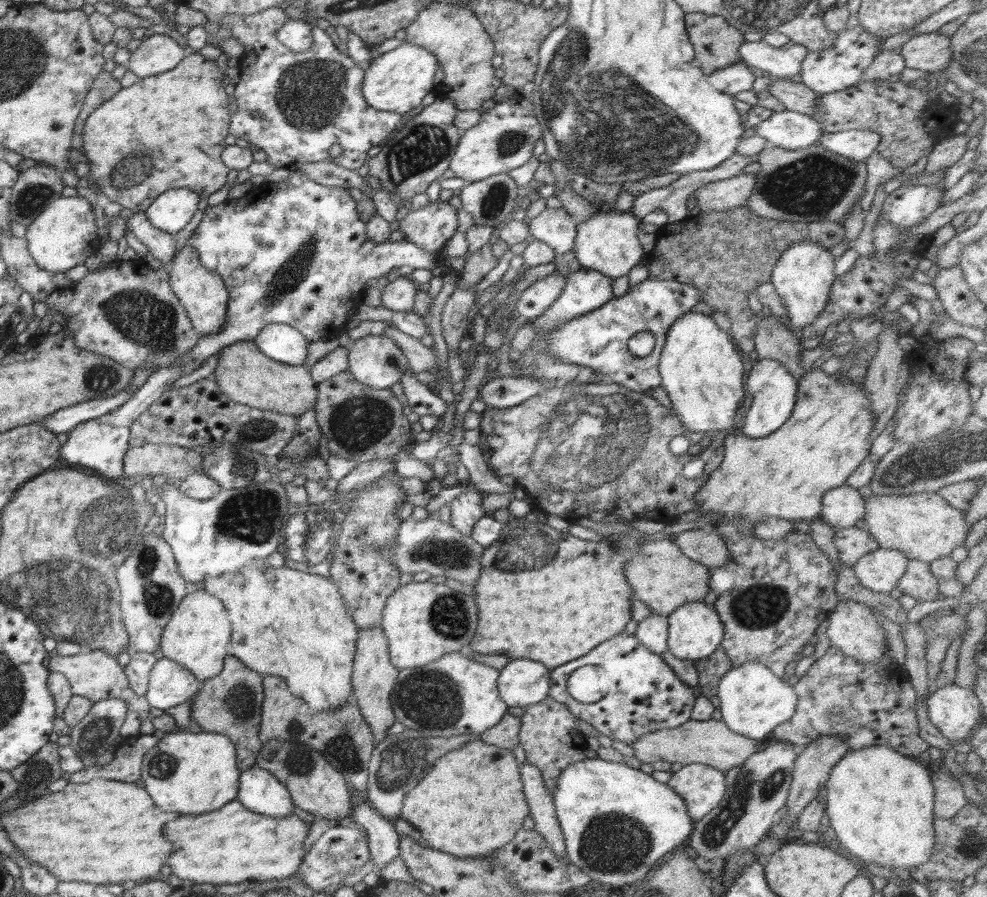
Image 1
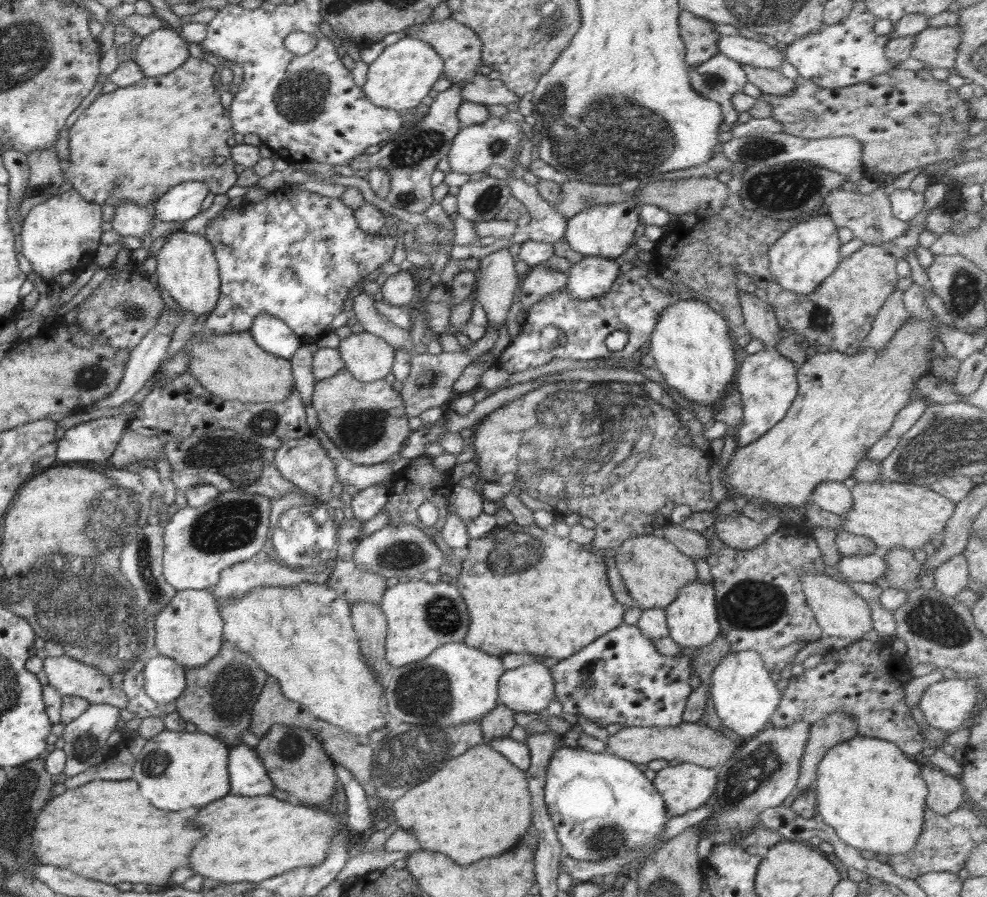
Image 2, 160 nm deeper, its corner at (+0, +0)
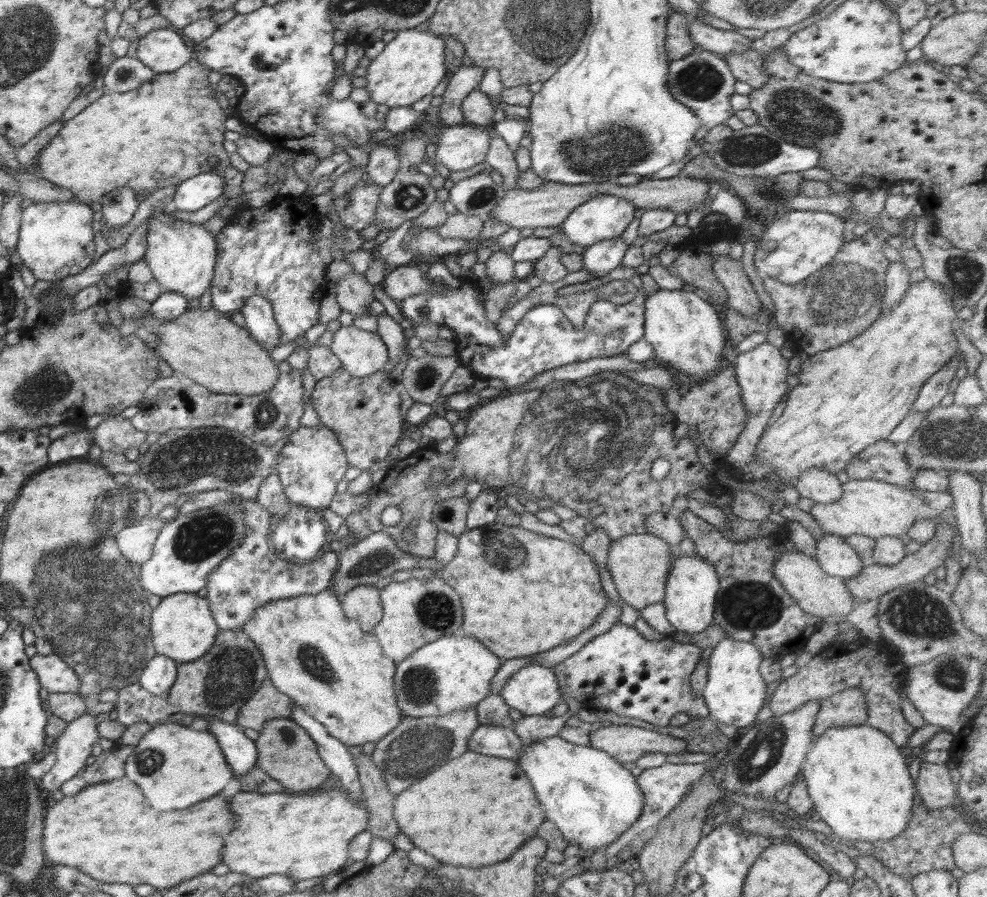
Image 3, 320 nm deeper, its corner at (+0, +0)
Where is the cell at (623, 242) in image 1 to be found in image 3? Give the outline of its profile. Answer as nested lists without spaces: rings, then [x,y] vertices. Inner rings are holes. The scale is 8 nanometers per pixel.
[[[614,195],[593,196],[590,200],[574,207],[572,212],[561,224],[561,232],[564,233],[574,244],[590,246],[601,240],[621,237],[626,227],[632,222],[632,219],[639,214],[639,210],[630,201],[618,198]]]

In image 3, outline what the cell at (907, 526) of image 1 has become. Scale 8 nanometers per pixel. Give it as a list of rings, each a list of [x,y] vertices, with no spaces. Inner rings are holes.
[[[849,479],[841,485],[843,493],[840,500],[828,504],[814,503],[809,512],[822,531],[836,535],[840,540],[846,540],[853,535],[863,535],[874,540],[880,536],[899,538],[902,534],[908,534],[908,530],[918,520],[936,521],[937,517],[943,517],[943,512],[953,506],[954,500],[947,492],[928,490],[913,492],[903,486],[872,479]]]

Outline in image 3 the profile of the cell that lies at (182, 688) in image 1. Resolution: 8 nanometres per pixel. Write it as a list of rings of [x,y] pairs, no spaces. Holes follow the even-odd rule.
[[[155,654],[153,658],[148,661],[146,668],[139,677],[139,683],[152,696],[168,694],[170,687],[173,686],[177,672],[177,662],[171,660],[168,656],[161,656]]]

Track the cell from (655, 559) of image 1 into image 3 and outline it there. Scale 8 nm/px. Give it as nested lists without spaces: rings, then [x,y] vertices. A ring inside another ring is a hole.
[[[630,534],[613,540],[608,552],[608,570],[616,585],[620,598],[635,609],[649,604],[663,602],[666,598],[666,580],[675,548],[671,548],[664,540],[652,534]]]

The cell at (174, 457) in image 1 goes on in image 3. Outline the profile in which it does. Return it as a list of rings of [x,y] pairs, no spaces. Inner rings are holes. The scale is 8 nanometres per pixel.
[[[105,415],[104,420],[94,426],[93,444],[102,452],[122,453],[128,448],[139,447],[146,440],[147,432],[136,430],[122,415]]]

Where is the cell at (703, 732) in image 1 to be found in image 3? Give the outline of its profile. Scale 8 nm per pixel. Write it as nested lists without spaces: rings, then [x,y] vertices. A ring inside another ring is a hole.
[[[613,724],[609,727],[589,731],[589,745],[602,749],[620,763],[635,762],[639,756],[651,752],[661,752],[666,756],[668,754],[689,752],[689,744],[683,738],[676,738],[662,732],[654,732],[653,730],[624,724]]]

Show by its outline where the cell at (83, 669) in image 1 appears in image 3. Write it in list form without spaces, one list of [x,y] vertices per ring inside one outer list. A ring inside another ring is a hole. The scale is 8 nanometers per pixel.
[[[36,654],[30,660],[30,667],[38,676],[42,688],[50,693],[73,692],[80,686],[80,679],[66,662],[54,654]]]

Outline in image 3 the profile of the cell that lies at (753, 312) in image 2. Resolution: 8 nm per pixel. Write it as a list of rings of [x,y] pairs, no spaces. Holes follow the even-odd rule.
[[[715,253],[714,257],[713,271],[726,289],[728,306],[736,309],[741,315],[757,320],[758,312],[763,310],[762,301],[756,295],[748,275],[743,271],[741,261],[718,253]]]

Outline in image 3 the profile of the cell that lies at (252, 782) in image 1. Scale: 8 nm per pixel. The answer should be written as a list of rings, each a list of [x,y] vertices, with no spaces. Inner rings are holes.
[[[212,717],[205,719],[207,730],[216,737],[234,778],[245,775],[258,760],[255,741],[246,737],[238,725],[228,724]]]

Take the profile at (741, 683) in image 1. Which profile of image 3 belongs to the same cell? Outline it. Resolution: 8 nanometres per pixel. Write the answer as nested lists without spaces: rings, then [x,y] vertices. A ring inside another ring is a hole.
[[[727,636],[713,648],[708,660],[707,683],[701,692],[711,718],[740,730],[757,720],[756,715],[766,703],[767,685],[759,672],[762,661],[763,657],[755,644],[732,637]]]

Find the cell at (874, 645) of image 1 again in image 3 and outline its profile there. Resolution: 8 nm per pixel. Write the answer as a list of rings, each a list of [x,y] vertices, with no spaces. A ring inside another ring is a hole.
[[[786,552],[774,562],[773,575],[784,585],[784,591],[798,603],[802,610],[825,622],[827,616],[846,616],[854,607],[854,599],[845,580],[822,571],[818,562],[800,552]]]

